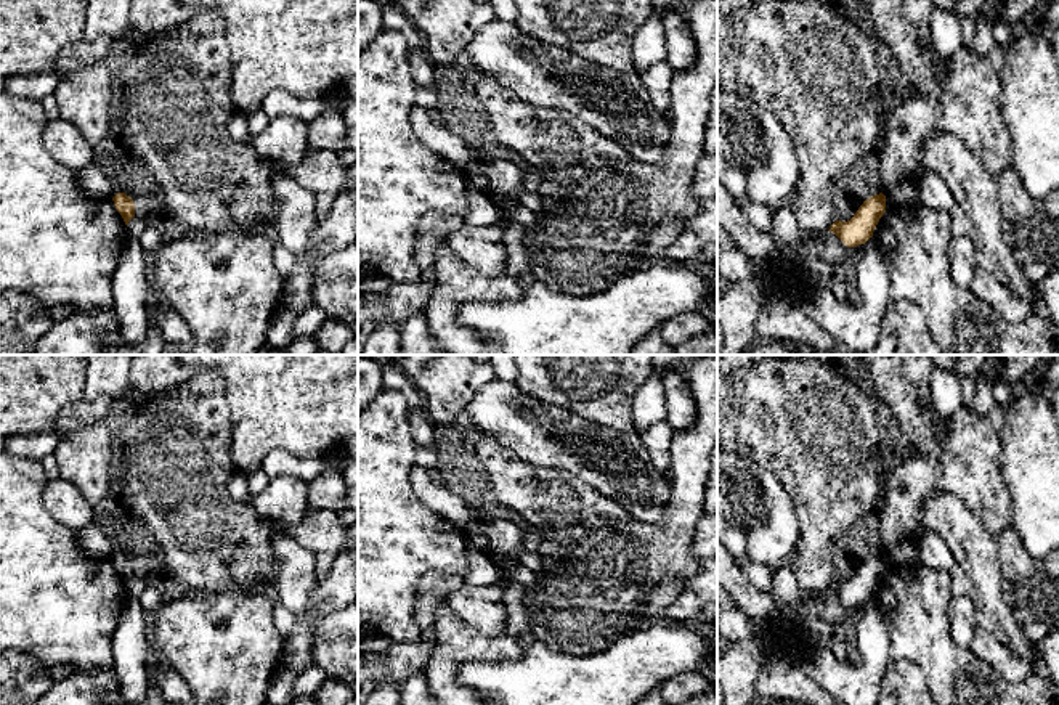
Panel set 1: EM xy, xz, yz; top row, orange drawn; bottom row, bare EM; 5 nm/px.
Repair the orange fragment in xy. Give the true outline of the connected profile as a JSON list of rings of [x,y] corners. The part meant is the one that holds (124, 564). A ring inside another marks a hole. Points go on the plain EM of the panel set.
[[[117,552],[112,557],[112,560],[114,560],[117,572],[122,575],[125,585],[128,585],[128,581],[135,577],[133,559],[127,556],[125,552]]]

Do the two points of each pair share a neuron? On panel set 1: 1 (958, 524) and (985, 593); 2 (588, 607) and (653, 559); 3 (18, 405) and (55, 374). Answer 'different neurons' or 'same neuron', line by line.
1: same neuron
2: same neuron
3: same neuron

